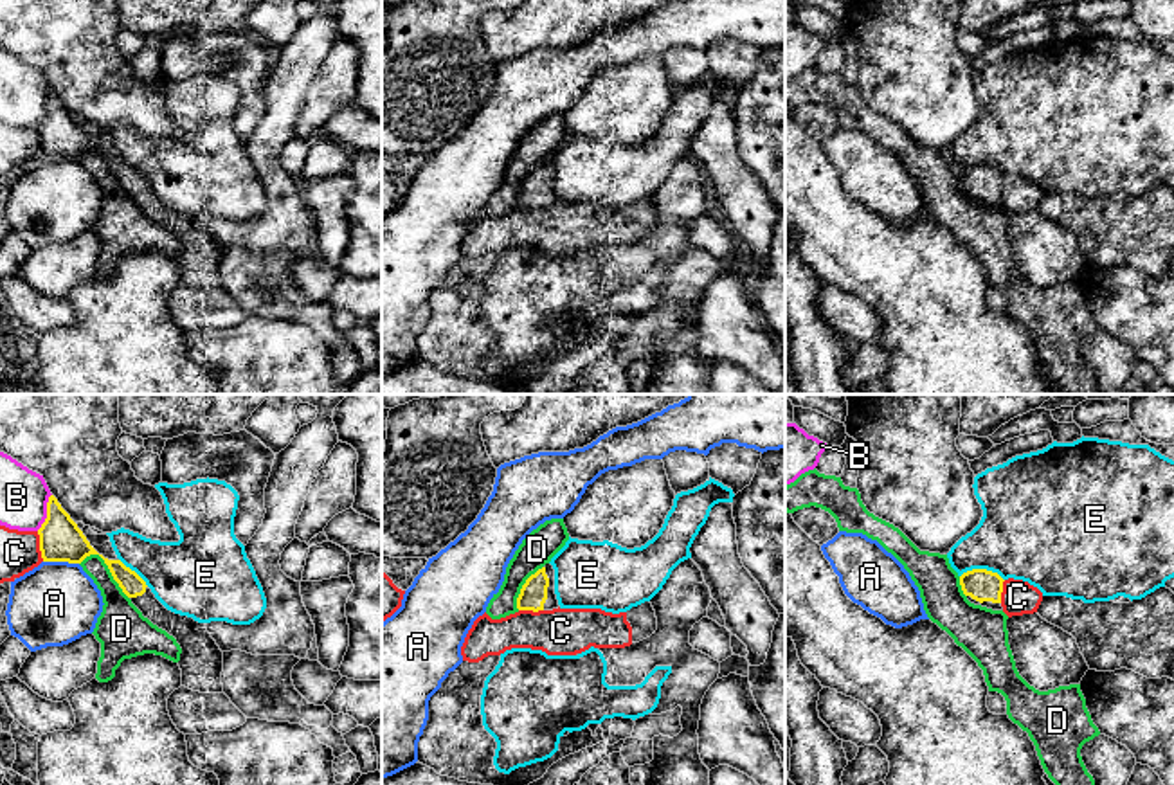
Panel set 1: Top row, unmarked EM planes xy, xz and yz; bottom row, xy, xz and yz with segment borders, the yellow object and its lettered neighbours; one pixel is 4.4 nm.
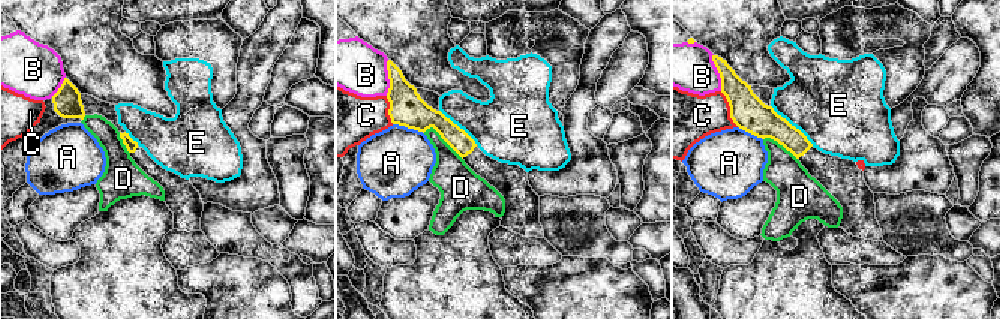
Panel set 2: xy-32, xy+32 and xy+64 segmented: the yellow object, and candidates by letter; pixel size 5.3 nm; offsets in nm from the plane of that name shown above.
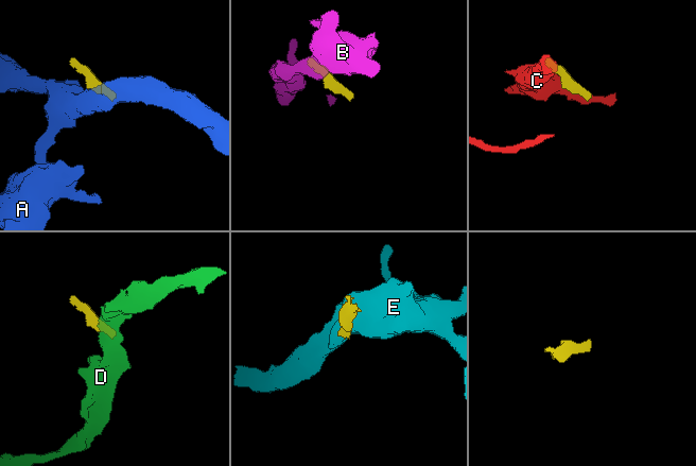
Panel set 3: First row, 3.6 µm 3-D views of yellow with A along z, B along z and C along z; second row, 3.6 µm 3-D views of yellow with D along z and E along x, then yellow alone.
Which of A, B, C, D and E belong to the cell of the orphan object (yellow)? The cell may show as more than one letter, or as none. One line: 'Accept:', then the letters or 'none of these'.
Accept: none of these

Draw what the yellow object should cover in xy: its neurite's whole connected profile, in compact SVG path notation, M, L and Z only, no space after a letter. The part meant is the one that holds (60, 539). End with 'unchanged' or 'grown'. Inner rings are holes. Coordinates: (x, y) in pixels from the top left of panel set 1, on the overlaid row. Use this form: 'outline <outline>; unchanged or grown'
outline M54 495L47 502L47 519L38 529L43 562L81 564L99 555Z; unchanged

